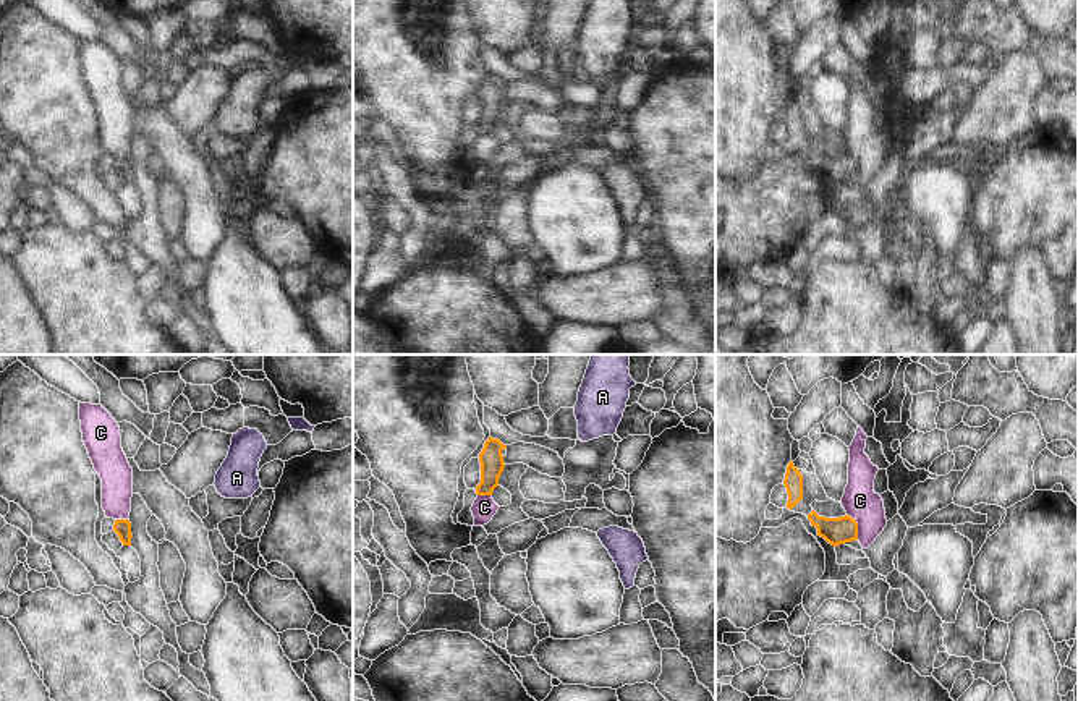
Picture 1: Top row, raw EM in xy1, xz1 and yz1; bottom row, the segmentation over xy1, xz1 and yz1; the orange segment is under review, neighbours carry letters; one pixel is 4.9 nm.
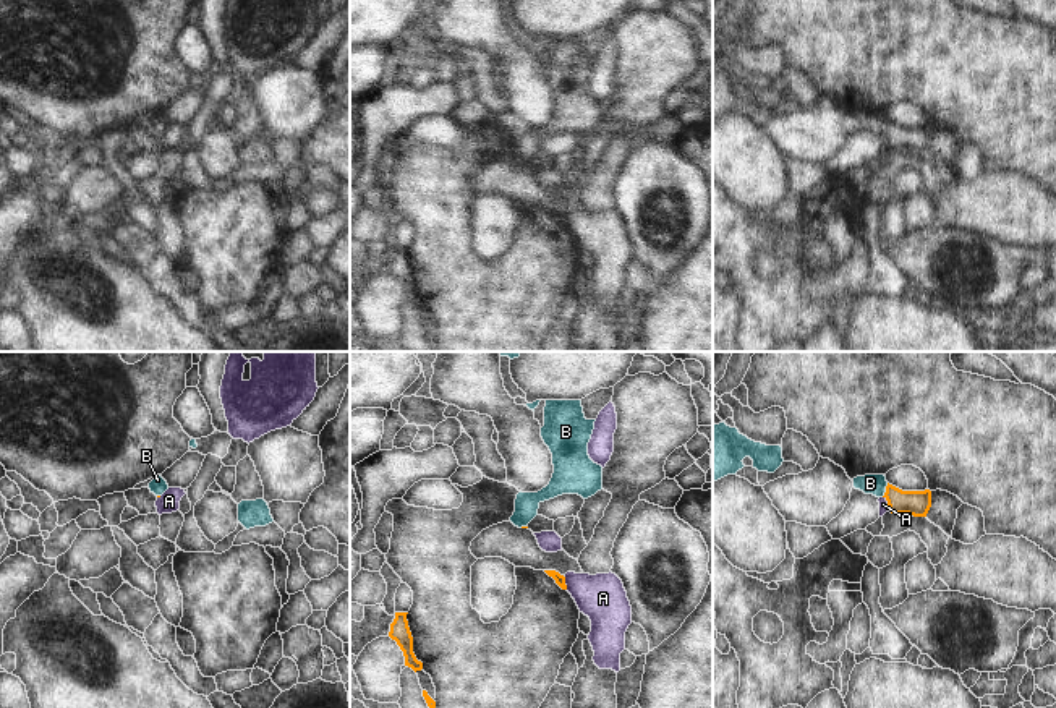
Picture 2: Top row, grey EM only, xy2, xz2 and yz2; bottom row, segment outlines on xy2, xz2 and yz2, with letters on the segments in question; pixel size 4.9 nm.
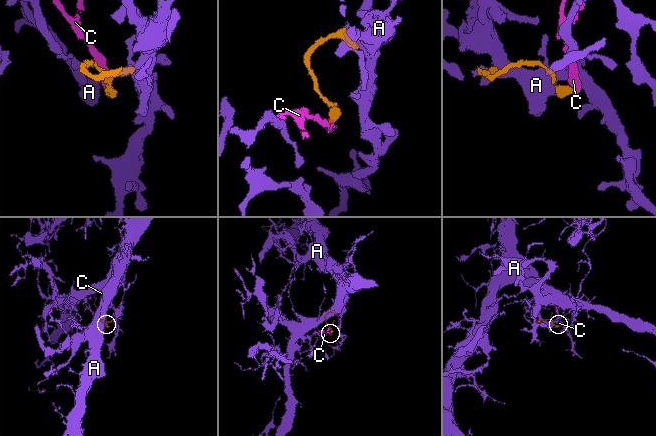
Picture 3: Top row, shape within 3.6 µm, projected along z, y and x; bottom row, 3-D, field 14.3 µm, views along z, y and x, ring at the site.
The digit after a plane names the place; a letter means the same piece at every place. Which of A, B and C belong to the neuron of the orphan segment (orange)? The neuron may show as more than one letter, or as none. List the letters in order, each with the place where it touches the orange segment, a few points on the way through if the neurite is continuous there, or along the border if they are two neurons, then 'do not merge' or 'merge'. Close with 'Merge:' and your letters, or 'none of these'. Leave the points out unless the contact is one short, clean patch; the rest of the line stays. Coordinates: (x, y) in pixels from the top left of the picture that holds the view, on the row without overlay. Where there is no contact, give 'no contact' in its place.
A: meets orange in xz2 at (564, 219); border along xz2 (562, 213), (567, 226); do not merge
B: meets orange in yz2 at (886, 127); runs through yz2 (914, 140), (901, 140), (886, 127), (875, 122); merge
C: meets orange in yz1 at (857, 164); border along yz1 (847, 151), (857, 161), (858, 175); do not merge
Merge: B

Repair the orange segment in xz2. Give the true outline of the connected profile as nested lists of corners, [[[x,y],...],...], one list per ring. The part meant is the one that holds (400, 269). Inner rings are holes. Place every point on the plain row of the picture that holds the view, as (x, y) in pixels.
[[[395,250],[395,256],[390,261],[389,274],[397,279],[405,293],[405,303],[415,309],[423,306],[423,300],[416,296],[413,290],[413,274],[407,258],[408,250]]]

